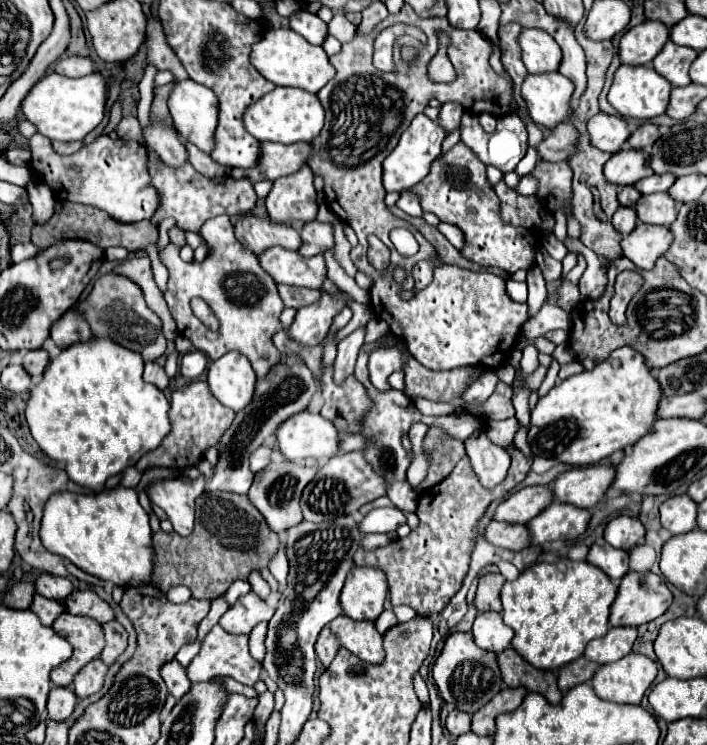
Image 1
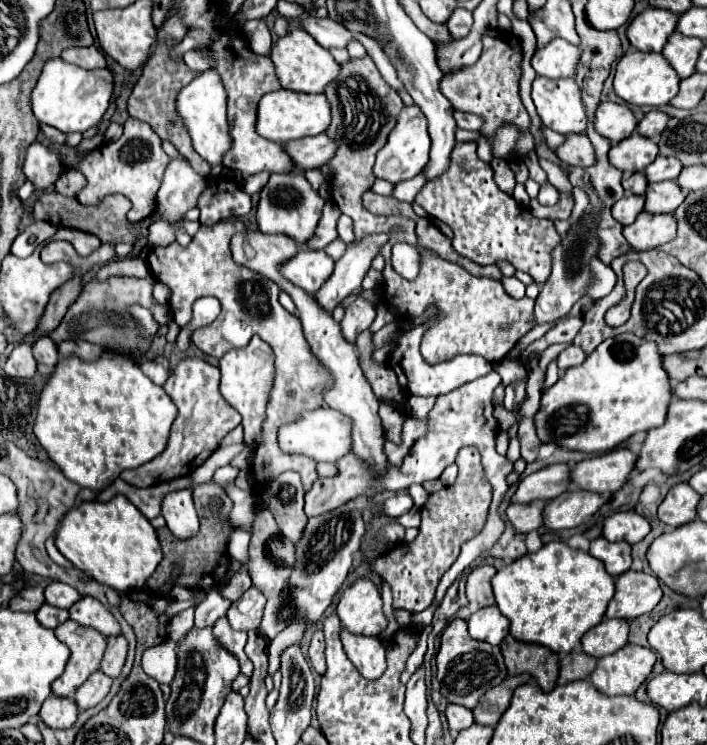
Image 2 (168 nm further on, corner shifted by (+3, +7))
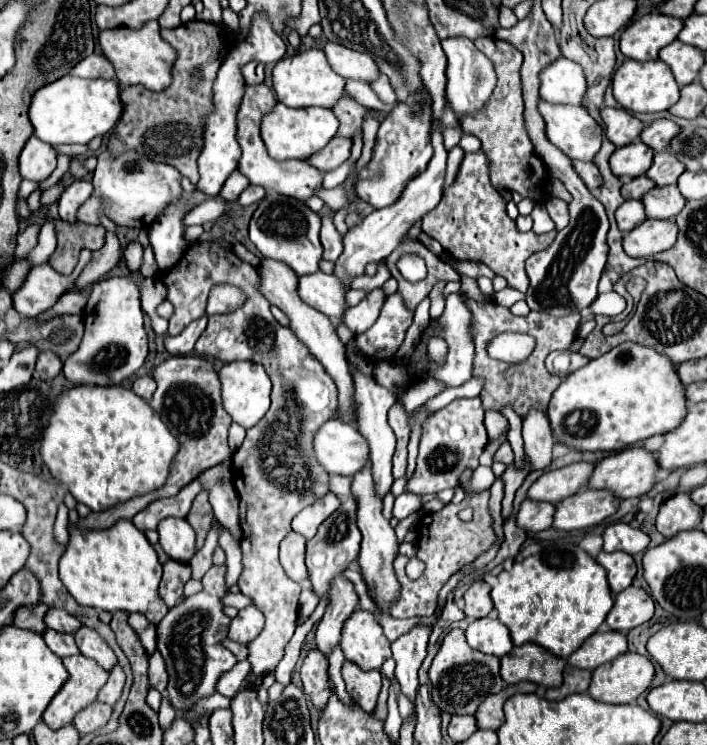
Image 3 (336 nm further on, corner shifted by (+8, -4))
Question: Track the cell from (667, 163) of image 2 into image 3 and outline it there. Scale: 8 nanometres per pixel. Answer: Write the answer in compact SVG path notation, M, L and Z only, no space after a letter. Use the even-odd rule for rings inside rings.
M669 151L655 155L651 169L645 173L651 181L655 181L655 185L663 187L663 185L671 185L677 183L679 175L685 171L683 163L679 163L675 159L675 155L671 155Z

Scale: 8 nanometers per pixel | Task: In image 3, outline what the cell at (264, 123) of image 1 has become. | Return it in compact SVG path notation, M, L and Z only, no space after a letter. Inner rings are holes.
M277 103L261 121L261 139L269 155L277 161L283 159L307 159L311 153L323 149L327 141L337 133L339 121L331 109L323 107L305 107L305 109L287 109L283 103Z

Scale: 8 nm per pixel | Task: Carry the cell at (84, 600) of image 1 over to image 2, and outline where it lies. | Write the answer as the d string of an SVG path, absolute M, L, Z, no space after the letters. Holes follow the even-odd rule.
M82 596L80 602L70 608L70 618L82 626L98 630L106 638L120 636L120 624L116 622L116 618L90 596Z

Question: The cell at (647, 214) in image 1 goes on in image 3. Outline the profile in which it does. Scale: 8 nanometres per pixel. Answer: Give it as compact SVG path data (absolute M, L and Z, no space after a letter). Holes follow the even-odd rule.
M677 185L653 187L641 201L649 219L675 219L685 207L685 199L679 193Z

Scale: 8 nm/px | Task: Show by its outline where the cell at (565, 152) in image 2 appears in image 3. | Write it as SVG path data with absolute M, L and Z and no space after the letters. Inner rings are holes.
M573 161L573 169L577 171L577 175L585 181L585 185L587 185L587 189L589 191L597 191L599 187L601 187L601 183L603 183L603 179L601 179L601 175L599 175L599 169L595 167L595 163L591 163L591 161Z

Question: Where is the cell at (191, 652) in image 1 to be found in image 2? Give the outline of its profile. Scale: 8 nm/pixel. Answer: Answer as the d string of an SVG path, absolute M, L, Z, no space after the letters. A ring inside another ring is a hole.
M218 586L204 590L204 594L206 594L204 600L196 606L196 620L194 620L194 624L198 628L204 628L204 626L208 626L208 622L216 622L218 618L226 616L226 612L228 612L228 608L232 604L220 594Z

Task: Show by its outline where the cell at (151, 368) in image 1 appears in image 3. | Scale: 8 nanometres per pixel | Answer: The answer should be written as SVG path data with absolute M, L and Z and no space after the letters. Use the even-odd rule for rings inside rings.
M139 377L139 379L133 381L133 391L135 391L139 397L143 397L145 401L149 401L149 399L153 397L155 389L157 389L157 383L155 383L151 377Z

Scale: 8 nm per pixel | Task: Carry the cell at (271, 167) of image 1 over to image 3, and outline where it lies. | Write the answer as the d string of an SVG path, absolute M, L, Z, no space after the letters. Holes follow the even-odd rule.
M333 137L321 151L317 151L315 155L309 155L307 163L325 173L325 171L337 169L341 163L345 163L349 159L349 155L351 155L351 141Z

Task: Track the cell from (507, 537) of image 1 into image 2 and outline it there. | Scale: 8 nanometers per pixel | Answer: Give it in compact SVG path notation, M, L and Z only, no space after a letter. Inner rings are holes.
M532 500L528 504L510 504L506 514L514 524L516 532L528 534L530 530L538 530L542 526L542 510L546 504L548 504L546 500Z

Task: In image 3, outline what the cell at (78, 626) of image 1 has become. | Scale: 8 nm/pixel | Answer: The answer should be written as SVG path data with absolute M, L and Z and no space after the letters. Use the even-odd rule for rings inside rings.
M81 653L65 657L63 665L69 673L69 679L43 713L43 721L51 729L59 729L71 723L77 711L95 701L99 687L107 683L109 675L103 671L103 667L99 667L99 663L95 663L95 659L89 659Z

